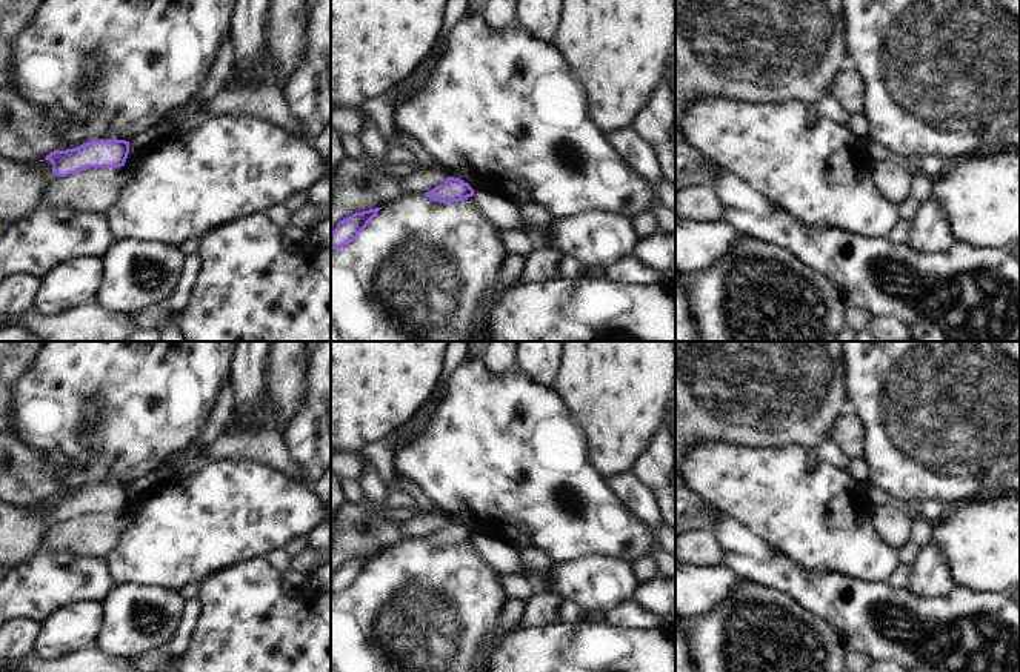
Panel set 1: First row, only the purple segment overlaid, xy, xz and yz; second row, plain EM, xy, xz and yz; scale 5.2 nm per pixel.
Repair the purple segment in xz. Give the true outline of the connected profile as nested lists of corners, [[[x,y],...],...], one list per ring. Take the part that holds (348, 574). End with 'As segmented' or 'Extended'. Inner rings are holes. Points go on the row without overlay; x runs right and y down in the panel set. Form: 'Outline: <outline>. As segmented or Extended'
Outline: [[[382,552],[355,557],[340,564],[337,572],[331,577],[331,594],[340,594],[354,586],[380,554]]]. As segmented

